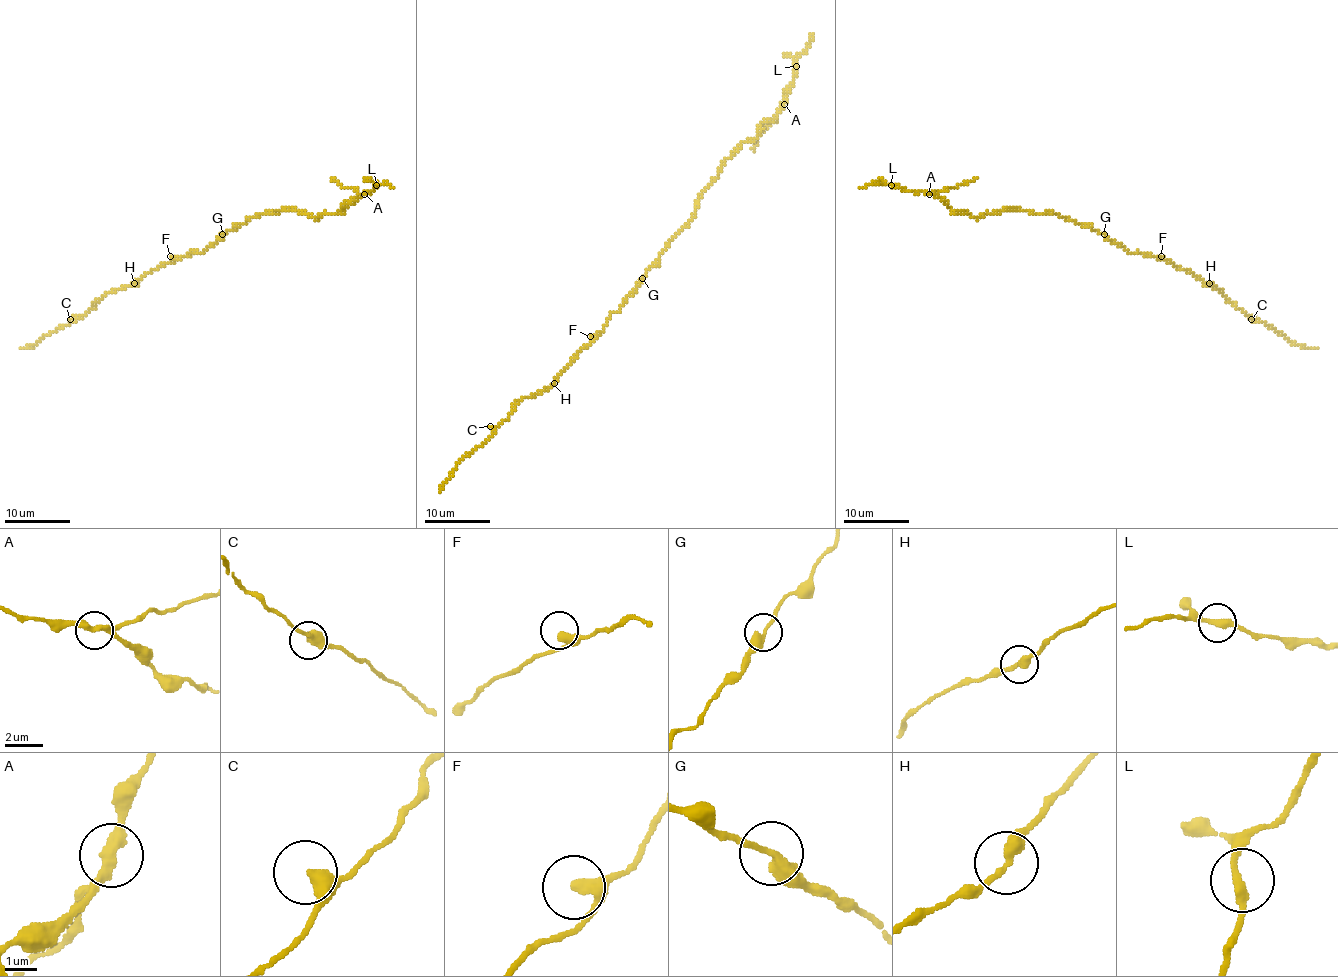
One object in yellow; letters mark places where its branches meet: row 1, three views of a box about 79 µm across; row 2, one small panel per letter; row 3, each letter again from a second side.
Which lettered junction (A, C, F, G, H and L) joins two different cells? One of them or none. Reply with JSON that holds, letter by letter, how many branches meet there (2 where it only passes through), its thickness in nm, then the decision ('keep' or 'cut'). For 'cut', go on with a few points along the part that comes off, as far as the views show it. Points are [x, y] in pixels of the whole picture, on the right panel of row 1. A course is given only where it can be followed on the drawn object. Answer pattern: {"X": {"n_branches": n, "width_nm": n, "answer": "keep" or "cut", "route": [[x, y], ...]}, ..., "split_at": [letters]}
{"A": {"n_branches": 2, "width_nm": 320, "answer": "cut", "route": [[929, 193], [958, 187], [976, 177]]}, "C": {"n_branches": 2, "width_nm": 360, "answer": "keep"}, "F": {"n_branches": 2, "width_nm": 320, "answer": "keep"}, "G": {"n_branches": 2, "width_nm": 320, "answer": "keep"}, "H": {"n_branches": 2, "width_nm": 320, "answer": "keep"}, "L": {"n_branches": 2, "width_nm": 280, "answer": "keep"}, "split_at": ["A"]}

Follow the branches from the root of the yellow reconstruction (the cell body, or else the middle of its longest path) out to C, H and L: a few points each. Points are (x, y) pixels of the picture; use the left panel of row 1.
C: (219, 238), (203, 252), (175, 257), (168, 264), (150, 270), (141, 280), (105, 293), (85, 314), (70, 319)
H: (219, 238), (203, 252), (175, 257), (134, 283)
L: (219, 238), (260, 213), (296, 210), (313, 216), (337, 213), (376, 185)

